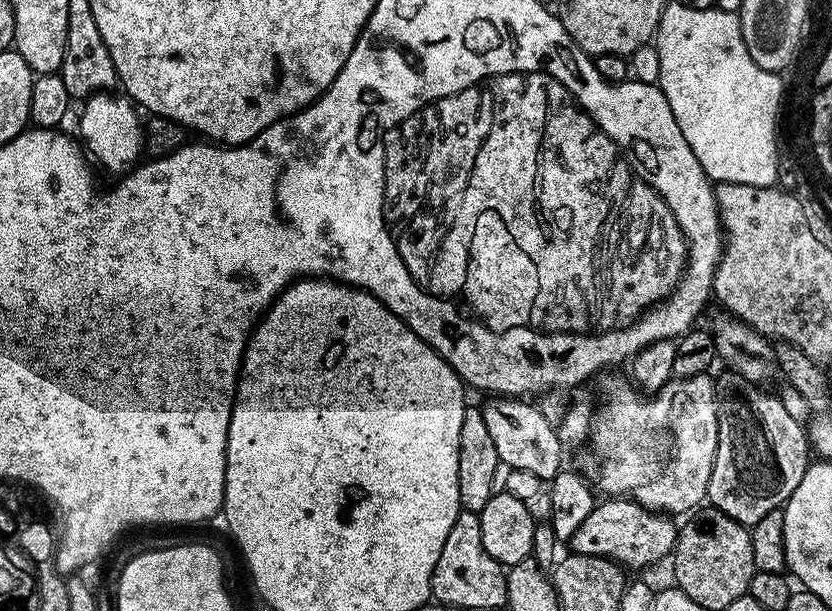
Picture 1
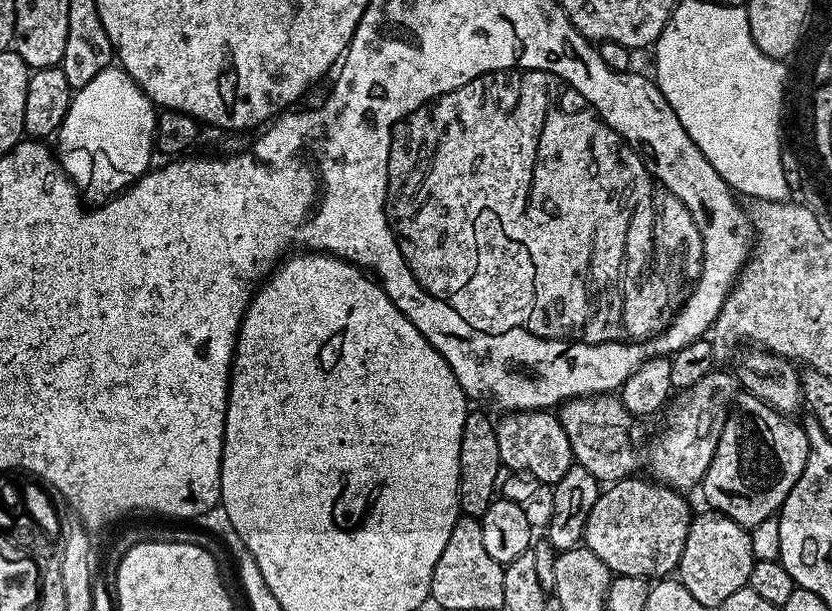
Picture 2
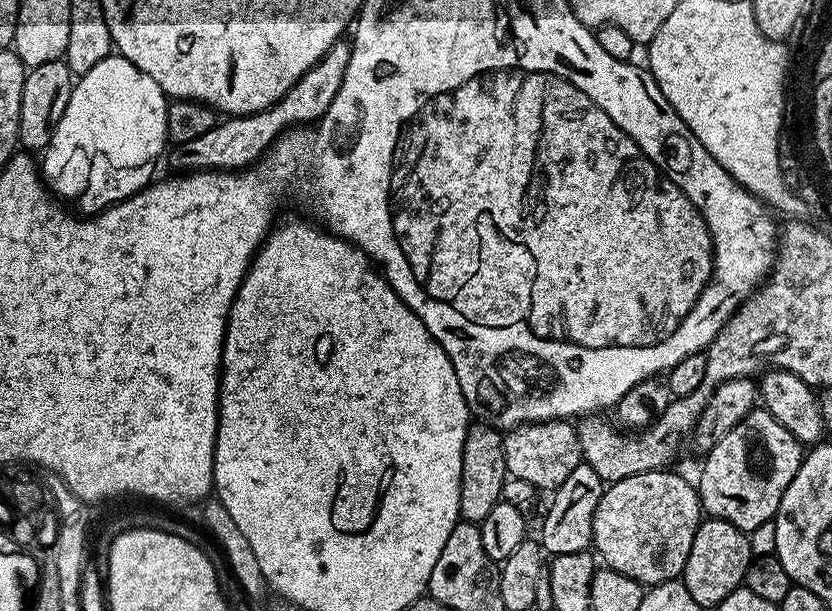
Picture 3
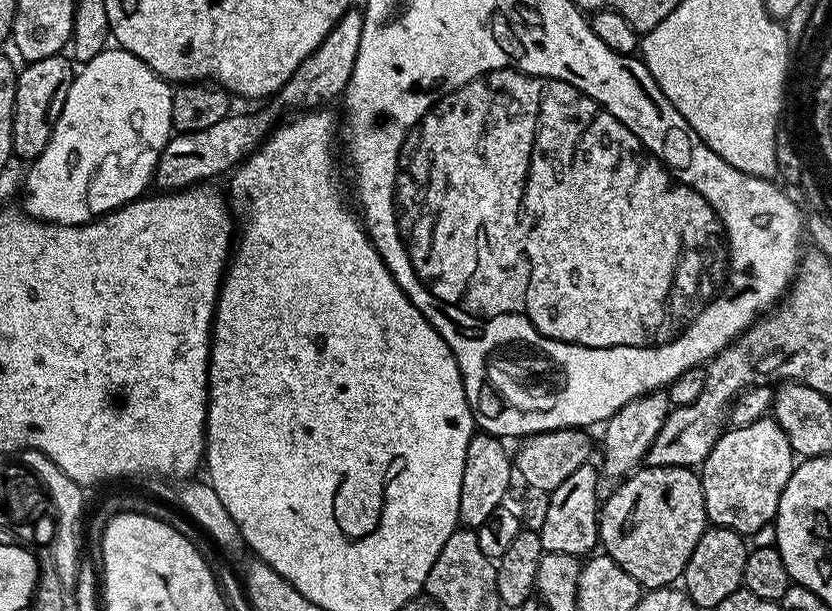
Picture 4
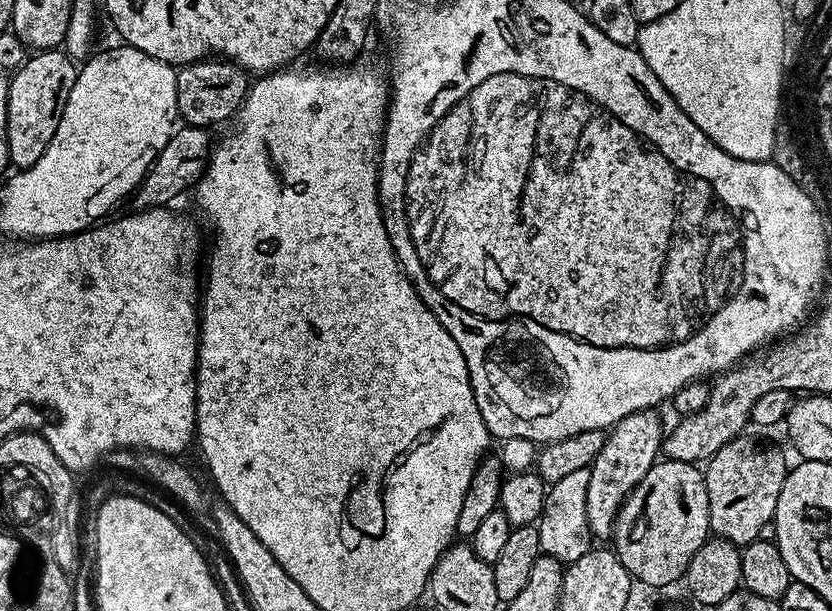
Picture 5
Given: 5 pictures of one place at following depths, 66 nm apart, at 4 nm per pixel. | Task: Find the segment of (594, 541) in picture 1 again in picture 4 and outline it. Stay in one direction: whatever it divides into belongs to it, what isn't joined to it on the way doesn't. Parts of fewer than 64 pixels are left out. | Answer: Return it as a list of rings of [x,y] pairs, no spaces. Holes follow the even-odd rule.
[[[641,467],[631,476],[619,481],[616,488],[600,506],[600,538],[603,551],[611,560],[618,562],[630,578],[639,582],[641,589],[666,588],[675,585],[686,570],[686,562],[690,562],[690,554],[694,554],[694,546],[698,546],[698,538],[702,538],[710,521],[704,509],[704,495],[700,485],[700,477],[691,468]]]

